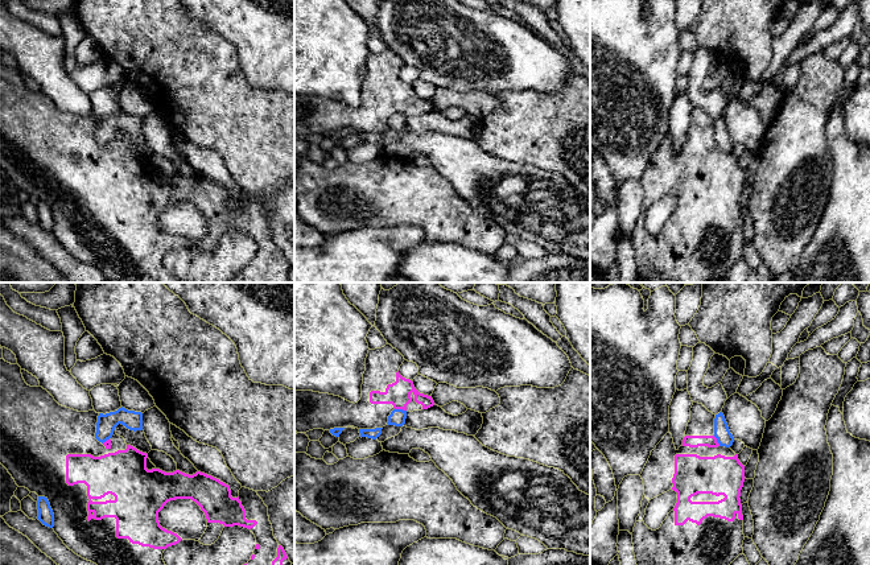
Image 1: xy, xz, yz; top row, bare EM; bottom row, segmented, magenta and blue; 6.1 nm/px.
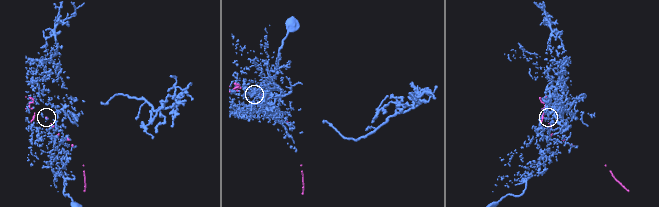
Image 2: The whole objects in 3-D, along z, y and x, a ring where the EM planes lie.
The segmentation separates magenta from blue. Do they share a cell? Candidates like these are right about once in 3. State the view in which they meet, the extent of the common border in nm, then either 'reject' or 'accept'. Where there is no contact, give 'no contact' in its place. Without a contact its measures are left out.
xz | 70 nm | reject

